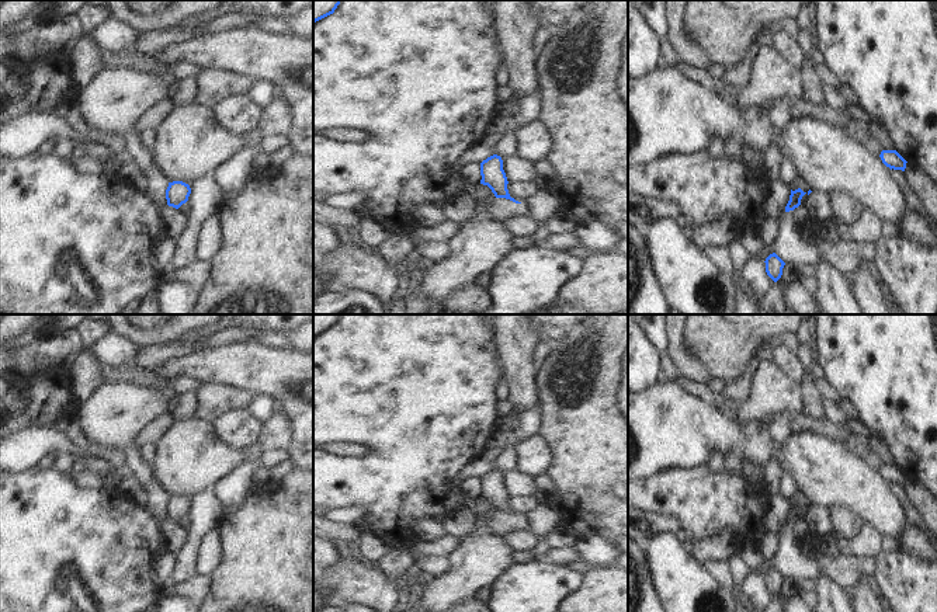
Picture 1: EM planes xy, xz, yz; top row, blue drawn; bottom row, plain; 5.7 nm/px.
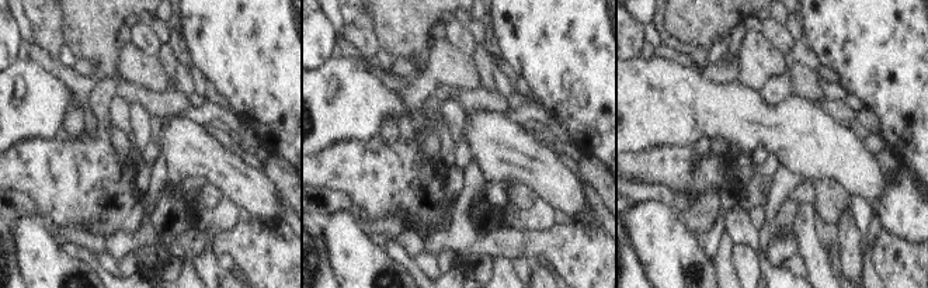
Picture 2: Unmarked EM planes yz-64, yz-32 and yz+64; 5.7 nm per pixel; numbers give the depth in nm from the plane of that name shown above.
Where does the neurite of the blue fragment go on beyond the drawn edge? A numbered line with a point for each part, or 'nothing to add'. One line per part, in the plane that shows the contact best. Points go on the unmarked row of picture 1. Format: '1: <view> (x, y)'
nothing to add.

